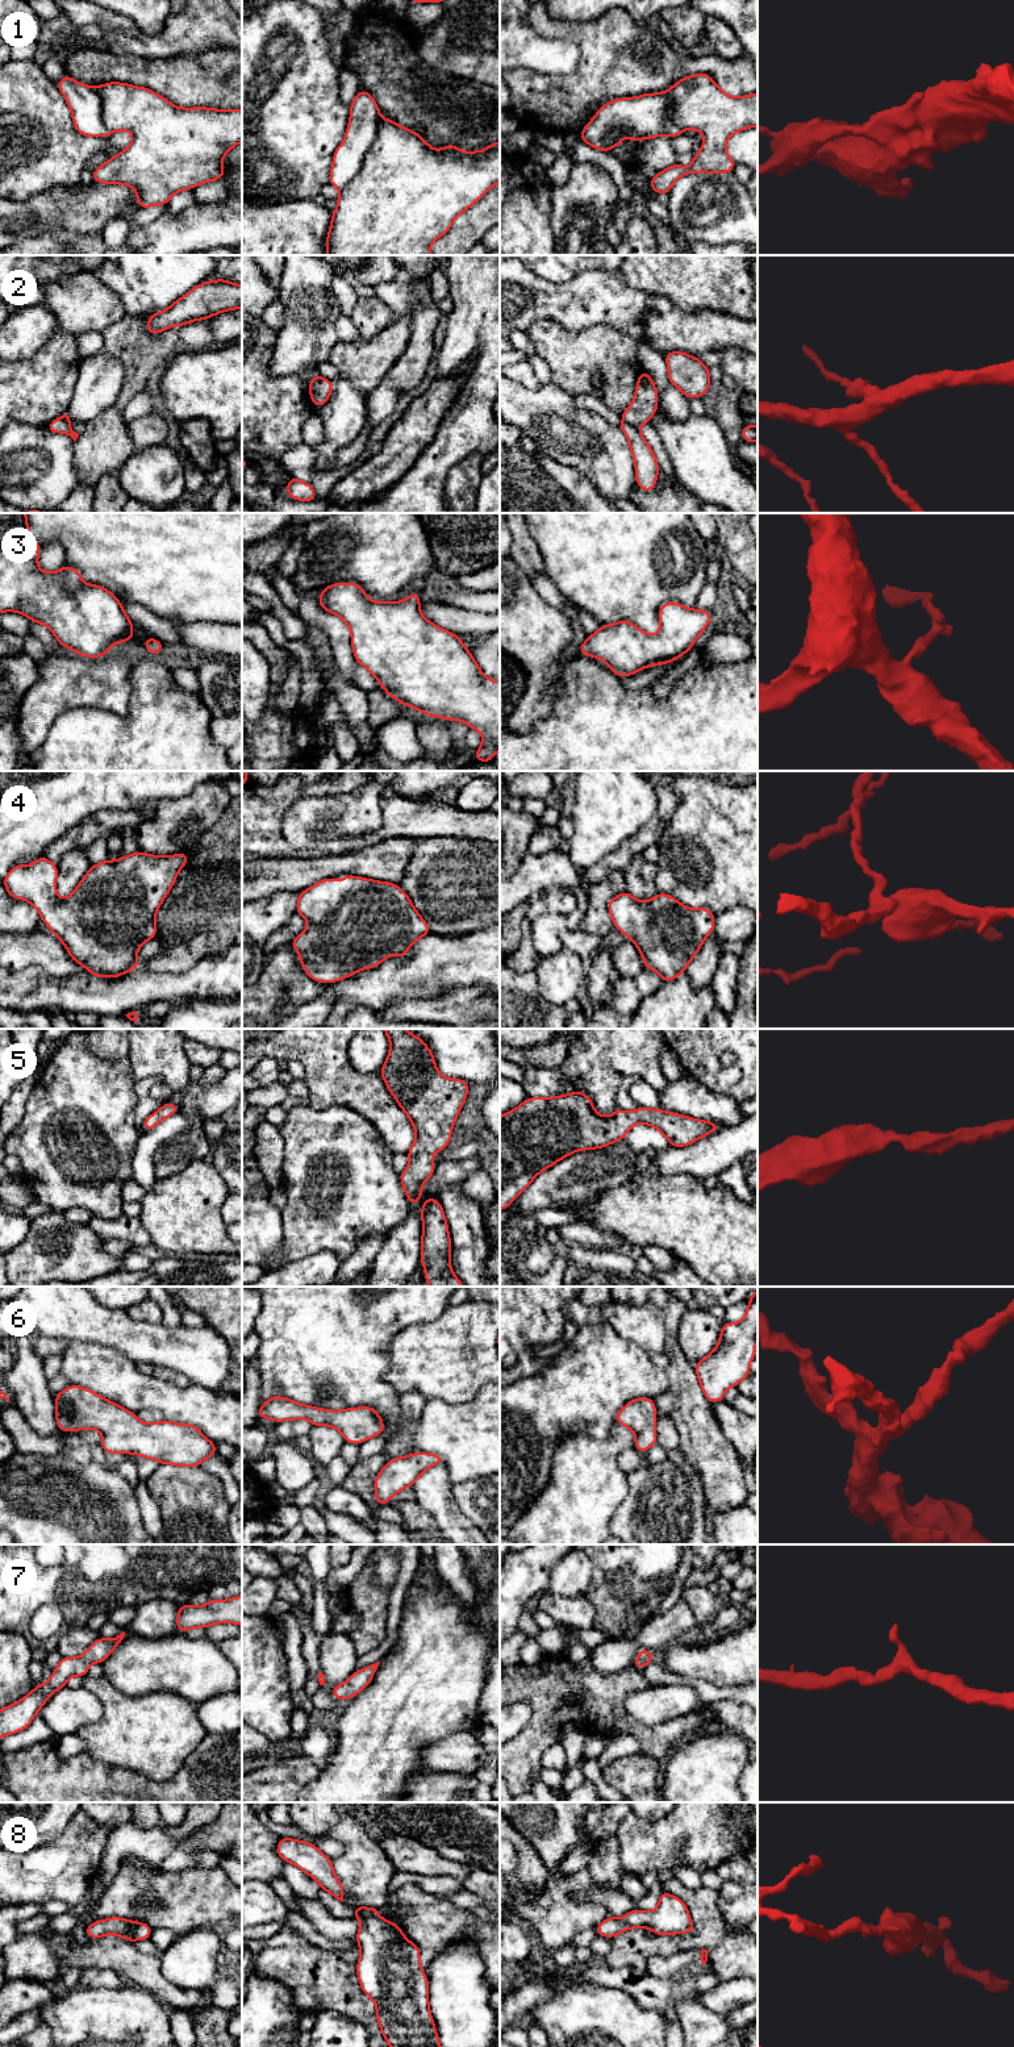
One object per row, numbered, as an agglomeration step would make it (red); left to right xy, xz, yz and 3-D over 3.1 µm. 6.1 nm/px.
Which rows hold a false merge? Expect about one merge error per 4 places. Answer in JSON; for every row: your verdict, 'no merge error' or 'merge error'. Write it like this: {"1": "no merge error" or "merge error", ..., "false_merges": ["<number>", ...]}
{"1": "merge error", "2": "merge error", "3": "no merge error", "4": "no merge error", "5": "no merge error", "6": "no merge error", "7": "no merge error", "8": "no merge error", "false_merges": ["1", "2"]}

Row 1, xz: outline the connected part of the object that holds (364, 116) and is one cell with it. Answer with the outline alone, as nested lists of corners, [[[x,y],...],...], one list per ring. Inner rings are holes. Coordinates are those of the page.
[[[360,89],[350,104],[350,122],[345,139],[333,155],[329,184],[345,188],[362,170],[364,157],[374,145],[381,116],[375,99]]]

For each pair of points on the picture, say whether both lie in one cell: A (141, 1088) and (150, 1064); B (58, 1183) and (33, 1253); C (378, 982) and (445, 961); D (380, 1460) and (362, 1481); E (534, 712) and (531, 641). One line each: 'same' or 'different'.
A: different
B: different
C: same
D: same
E: same

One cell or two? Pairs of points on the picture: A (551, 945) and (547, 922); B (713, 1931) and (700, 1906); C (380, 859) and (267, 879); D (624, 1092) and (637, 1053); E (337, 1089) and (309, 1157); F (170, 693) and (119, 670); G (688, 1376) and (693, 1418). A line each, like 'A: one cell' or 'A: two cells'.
A: one cell
B: one cell
C: one cell
D: two cells
E: two cells
F: two cells
G: one cell

